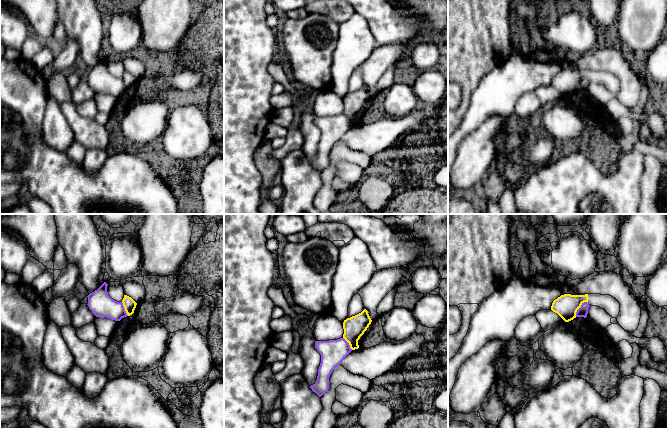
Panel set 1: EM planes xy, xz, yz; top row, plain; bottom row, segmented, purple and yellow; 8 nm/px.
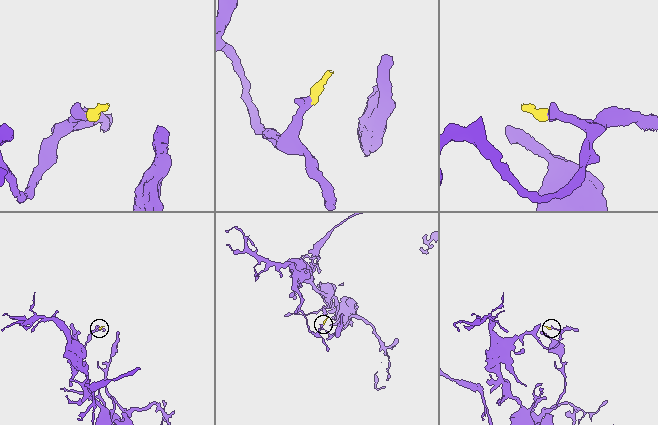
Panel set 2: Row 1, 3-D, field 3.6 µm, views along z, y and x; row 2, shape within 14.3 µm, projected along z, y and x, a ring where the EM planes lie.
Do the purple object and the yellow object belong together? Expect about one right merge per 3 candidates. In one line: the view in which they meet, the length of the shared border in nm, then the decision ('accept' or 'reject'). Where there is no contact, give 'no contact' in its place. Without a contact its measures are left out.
contact in yz; length 160 nm; reject

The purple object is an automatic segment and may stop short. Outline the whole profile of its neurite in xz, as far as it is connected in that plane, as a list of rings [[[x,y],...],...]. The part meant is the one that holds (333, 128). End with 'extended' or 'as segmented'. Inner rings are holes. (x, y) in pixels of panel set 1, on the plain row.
[[[344,114],[316,117],[315,124],[321,131],[321,139],[318,145],[317,156],[310,164],[321,173],[329,165],[329,153],[332,147],[342,139],[352,125]]]; as segmented

